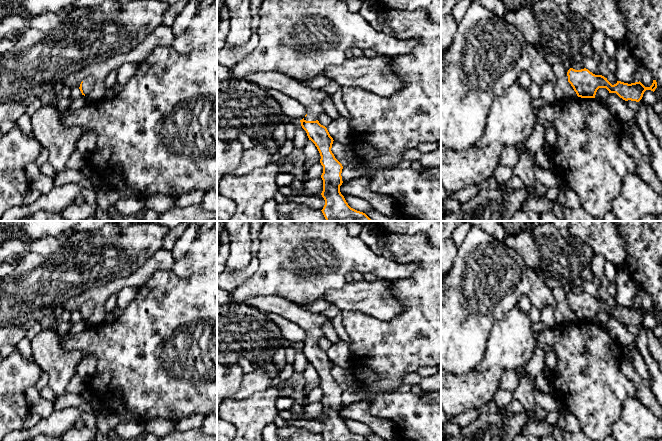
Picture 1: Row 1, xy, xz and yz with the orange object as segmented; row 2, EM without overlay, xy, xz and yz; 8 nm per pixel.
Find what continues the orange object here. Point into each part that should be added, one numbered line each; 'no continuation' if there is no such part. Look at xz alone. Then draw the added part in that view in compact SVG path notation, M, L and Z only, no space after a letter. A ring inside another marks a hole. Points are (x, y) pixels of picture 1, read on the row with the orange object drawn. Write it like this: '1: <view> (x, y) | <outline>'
1: xz (311, 99) | M273 71L249 73L243 79L265 89L275 89L297 100L307 110L307 116L304 117L306 121L318 120L318 116L324 112L322 102L329 97L321 89L313 89L297 79Z

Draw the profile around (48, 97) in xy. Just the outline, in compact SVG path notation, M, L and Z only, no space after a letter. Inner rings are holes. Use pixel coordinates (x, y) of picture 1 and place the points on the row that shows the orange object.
M51 90L44 92L38 99L45 105L55 102L56 94Z

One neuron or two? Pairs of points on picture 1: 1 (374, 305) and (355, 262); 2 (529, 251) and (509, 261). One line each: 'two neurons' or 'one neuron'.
1: two neurons
2: two neurons

